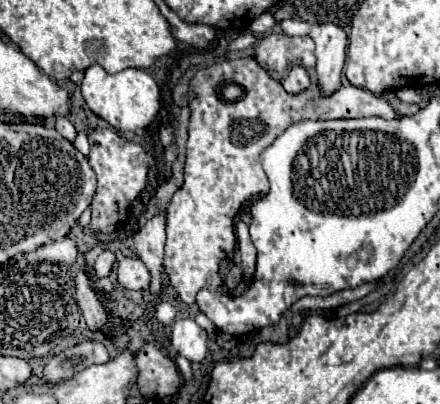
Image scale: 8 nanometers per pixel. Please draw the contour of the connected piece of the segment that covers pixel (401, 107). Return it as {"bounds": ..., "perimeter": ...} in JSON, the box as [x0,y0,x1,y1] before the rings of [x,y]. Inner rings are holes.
{"bounds":[386,94,420,116],"perimeter":[[[386,94],[386,100],[396,108],[396,114],[400,116],[410,116],[410,114],[416,114],[420,108],[416,104],[406,104],[406,102],[400,102],[396,98],[396,94]]]}

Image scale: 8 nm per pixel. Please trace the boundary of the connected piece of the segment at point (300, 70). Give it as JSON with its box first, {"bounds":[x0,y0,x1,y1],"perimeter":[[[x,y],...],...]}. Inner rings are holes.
{"bounds":[282,66,310,94],"perimeter":[[[292,66],[288,76],[282,80],[282,86],[292,92],[292,94],[298,94],[302,90],[306,90],[310,86],[310,78],[308,78],[308,72],[304,66]]]}

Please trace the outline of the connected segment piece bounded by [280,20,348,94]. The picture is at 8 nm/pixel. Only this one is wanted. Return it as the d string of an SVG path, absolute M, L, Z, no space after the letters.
M282 20L282 32L288 36L308 34L316 42L316 72L318 86L324 94L332 94L340 88L340 78L344 70L344 58L348 48L348 36L338 24L308 24L304 20Z

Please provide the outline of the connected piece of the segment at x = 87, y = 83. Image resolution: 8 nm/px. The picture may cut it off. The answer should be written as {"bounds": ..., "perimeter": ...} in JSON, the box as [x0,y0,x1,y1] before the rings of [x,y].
{"bounds":[80,66,162,132],"perimeter":[[[90,66],[86,70],[86,76],[80,88],[82,88],[82,96],[88,108],[120,132],[132,132],[138,128],[146,128],[148,124],[156,120],[162,108],[158,84],[148,72],[138,70],[138,68],[126,68],[118,74],[108,74],[102,66]]]}

